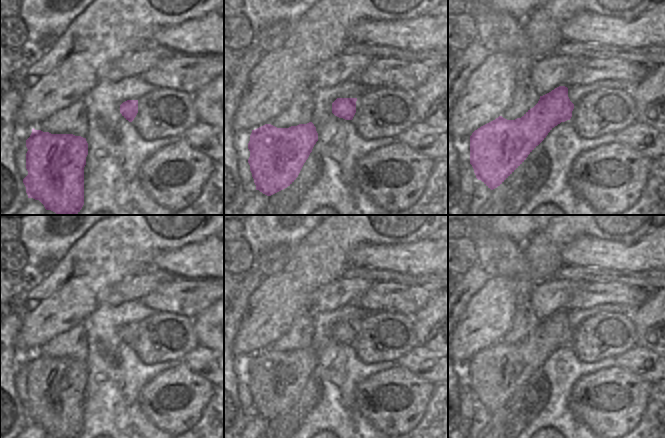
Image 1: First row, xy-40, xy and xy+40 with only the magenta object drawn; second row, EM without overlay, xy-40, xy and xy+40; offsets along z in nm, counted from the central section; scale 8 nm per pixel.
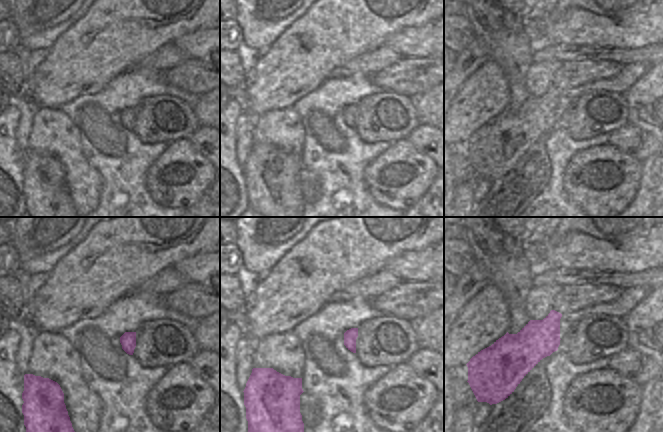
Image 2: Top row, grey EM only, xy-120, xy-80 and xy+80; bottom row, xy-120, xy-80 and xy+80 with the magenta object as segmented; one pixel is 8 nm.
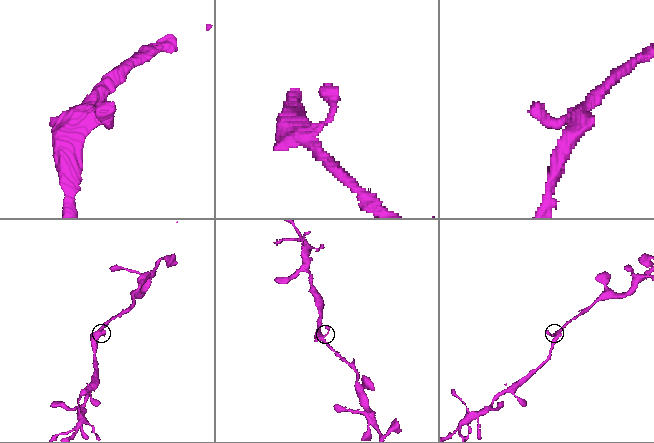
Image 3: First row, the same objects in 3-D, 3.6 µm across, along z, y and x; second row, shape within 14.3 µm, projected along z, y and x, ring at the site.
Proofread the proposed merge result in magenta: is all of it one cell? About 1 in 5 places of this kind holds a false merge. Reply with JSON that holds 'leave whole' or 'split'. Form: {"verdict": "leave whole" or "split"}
{"verdict": "leave whole"}

